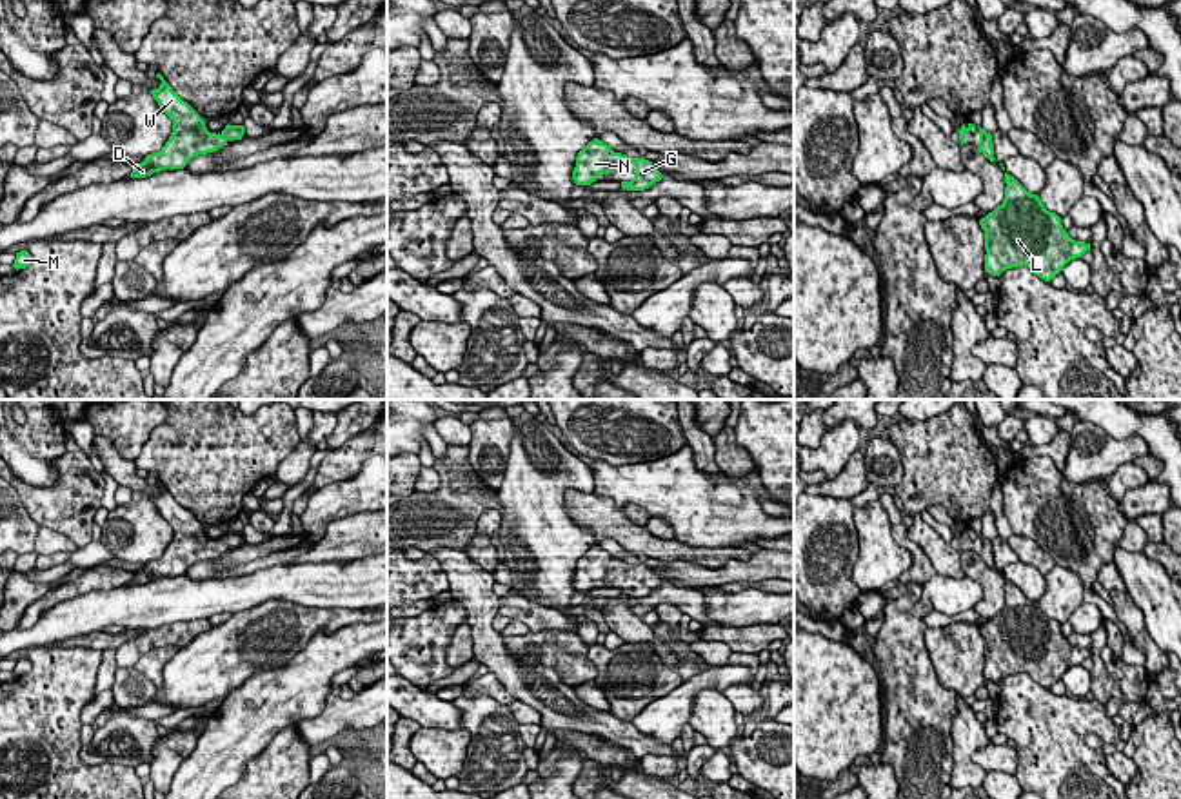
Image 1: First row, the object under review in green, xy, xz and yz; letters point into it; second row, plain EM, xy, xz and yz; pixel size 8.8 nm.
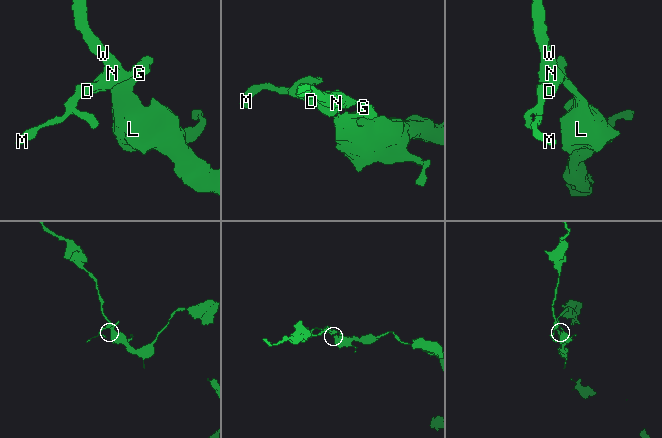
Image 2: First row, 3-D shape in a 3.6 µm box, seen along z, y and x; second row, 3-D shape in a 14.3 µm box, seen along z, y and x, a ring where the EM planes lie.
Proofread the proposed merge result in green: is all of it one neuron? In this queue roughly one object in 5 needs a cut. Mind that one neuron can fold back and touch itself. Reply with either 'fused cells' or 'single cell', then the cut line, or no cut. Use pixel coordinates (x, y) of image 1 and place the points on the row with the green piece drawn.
single cell | no cut

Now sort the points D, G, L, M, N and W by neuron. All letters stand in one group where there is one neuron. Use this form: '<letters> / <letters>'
D G L M N W

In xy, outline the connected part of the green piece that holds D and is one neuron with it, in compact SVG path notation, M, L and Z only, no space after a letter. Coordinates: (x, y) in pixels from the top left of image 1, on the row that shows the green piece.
M158 73L158 89L149 91L160 109L173 120L173 133L165 145L138 165L133 165L131 178L145 178L165 169L184 169L194 156L214 153L231 140L242 140L243 125L225 125L222 133L209 133L205 120L184 102Z

